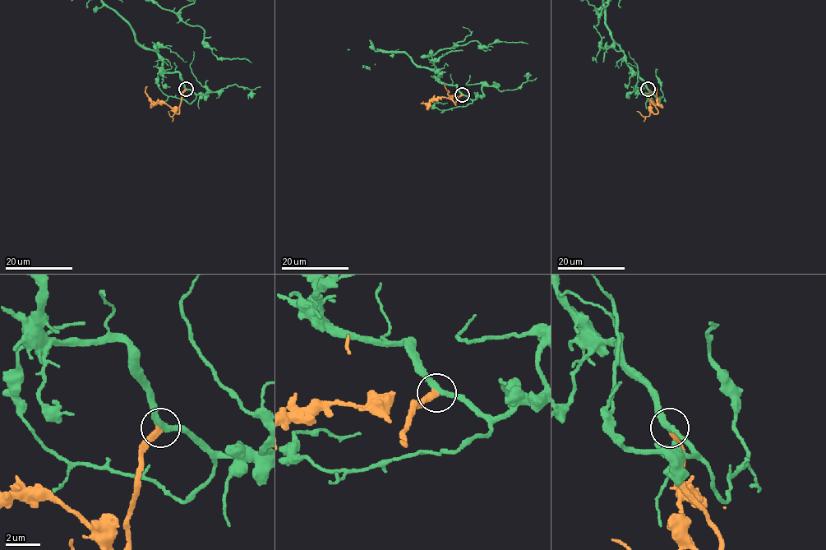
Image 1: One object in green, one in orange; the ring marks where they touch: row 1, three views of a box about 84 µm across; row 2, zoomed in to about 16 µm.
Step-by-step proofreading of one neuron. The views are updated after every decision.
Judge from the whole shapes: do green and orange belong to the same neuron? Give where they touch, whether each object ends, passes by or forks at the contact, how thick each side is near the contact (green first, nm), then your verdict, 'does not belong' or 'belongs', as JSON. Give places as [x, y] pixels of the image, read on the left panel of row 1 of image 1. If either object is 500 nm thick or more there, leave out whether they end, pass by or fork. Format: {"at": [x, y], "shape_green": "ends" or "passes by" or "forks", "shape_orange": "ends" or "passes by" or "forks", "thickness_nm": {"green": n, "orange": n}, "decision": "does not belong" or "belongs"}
{"at": [186, 89], "shape_green": "passes by", "shape_orange": "ends", "thickness_nm": {"green": 320, "orange": 360}, "decision": "belongs"}

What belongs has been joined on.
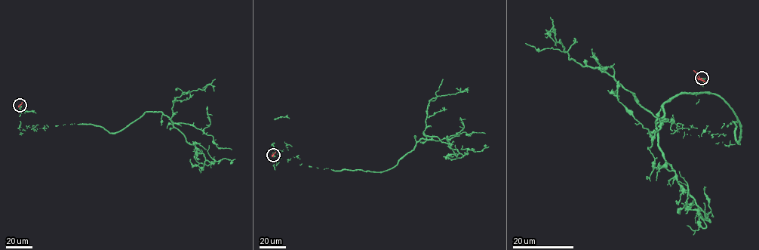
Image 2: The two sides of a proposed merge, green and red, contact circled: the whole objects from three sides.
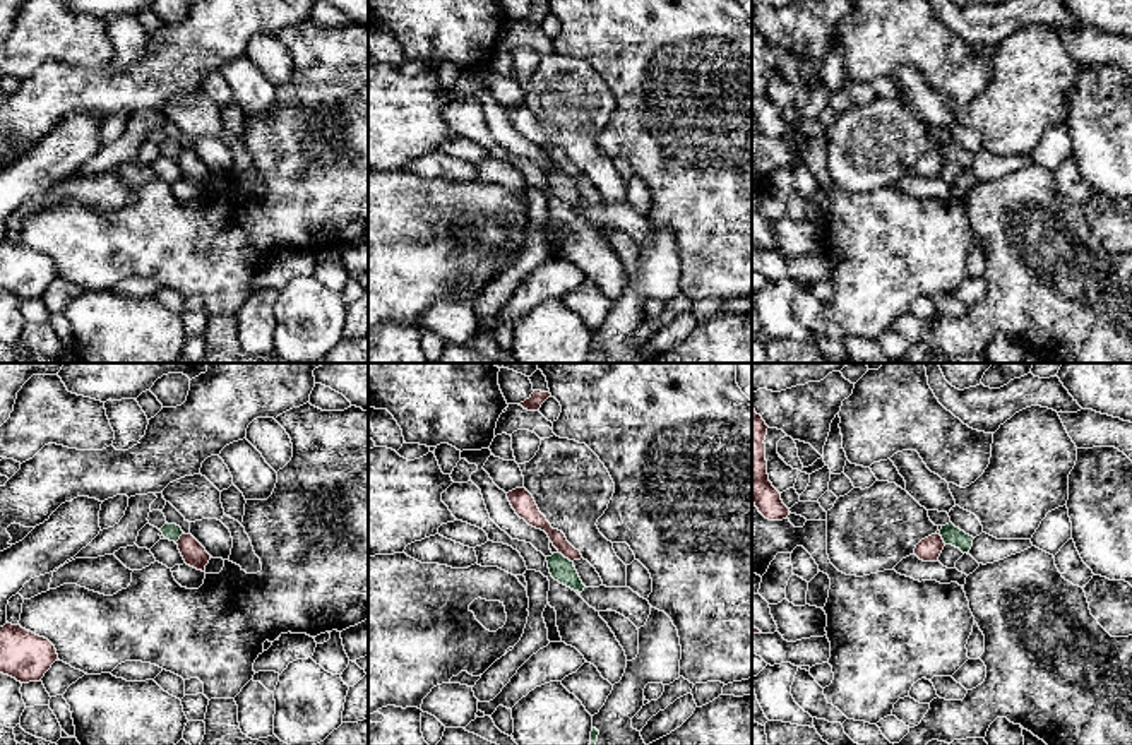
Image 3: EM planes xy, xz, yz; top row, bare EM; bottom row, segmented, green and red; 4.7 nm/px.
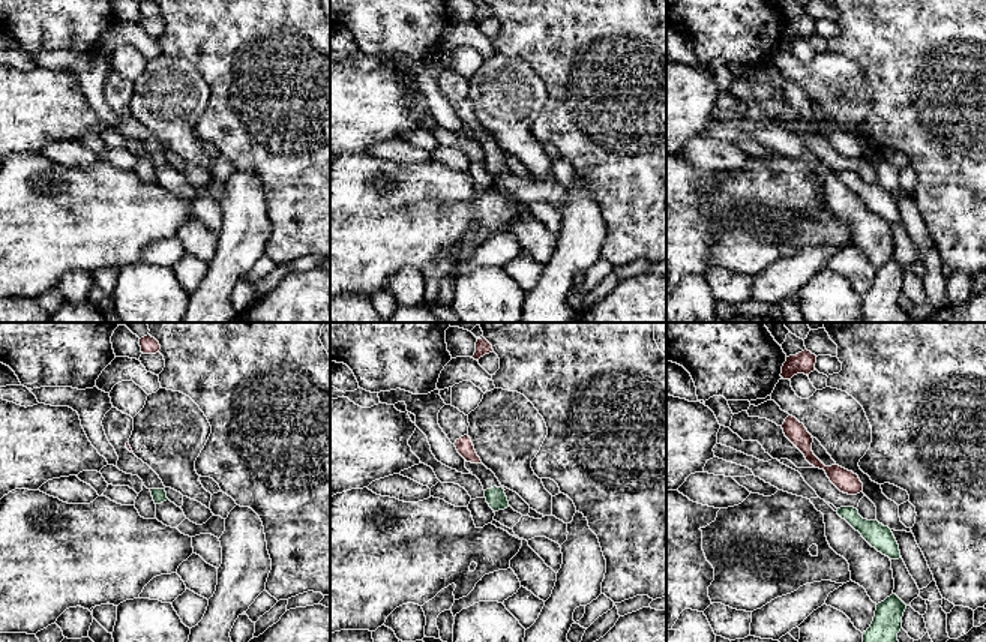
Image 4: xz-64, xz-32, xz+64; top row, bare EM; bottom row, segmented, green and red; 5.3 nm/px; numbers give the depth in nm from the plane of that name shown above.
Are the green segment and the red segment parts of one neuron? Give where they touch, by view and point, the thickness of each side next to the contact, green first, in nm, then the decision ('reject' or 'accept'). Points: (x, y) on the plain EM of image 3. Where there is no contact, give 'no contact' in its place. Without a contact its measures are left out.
xz (564, 173) | 110/80 nm | reject

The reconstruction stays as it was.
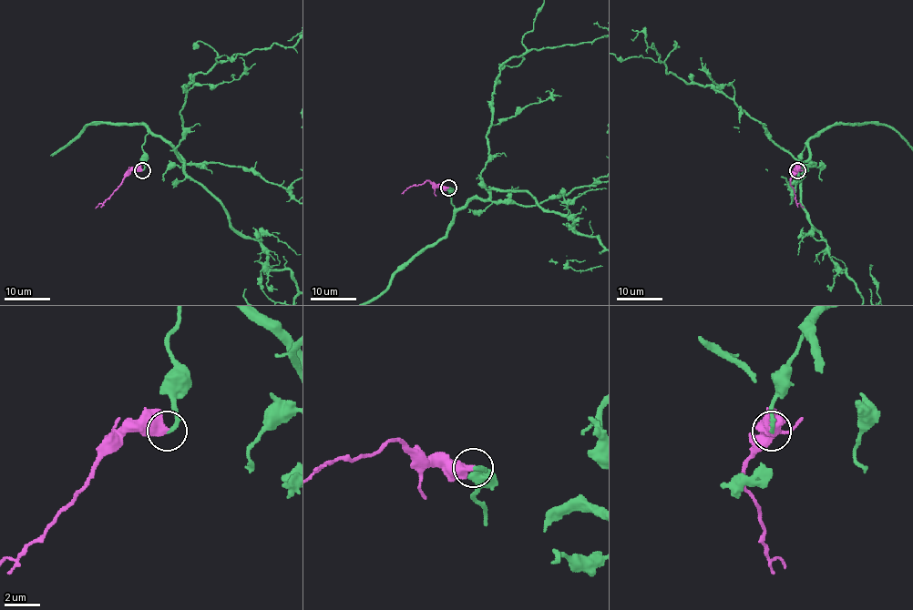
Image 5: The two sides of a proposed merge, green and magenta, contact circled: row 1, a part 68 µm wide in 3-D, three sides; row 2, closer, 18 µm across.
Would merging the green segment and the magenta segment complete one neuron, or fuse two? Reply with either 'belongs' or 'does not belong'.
belongs

